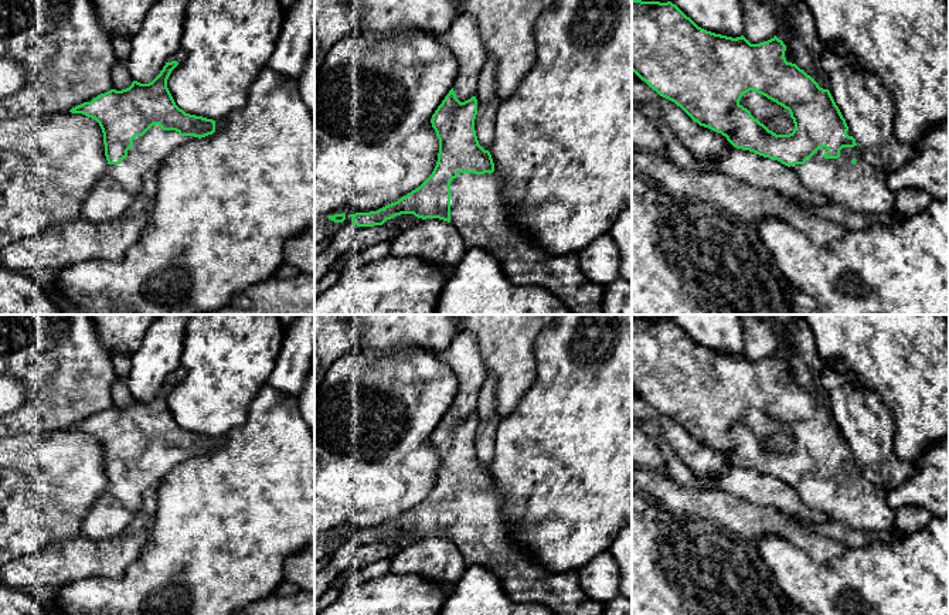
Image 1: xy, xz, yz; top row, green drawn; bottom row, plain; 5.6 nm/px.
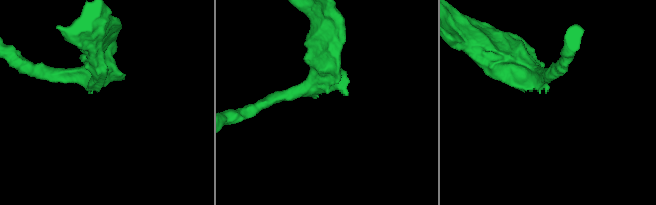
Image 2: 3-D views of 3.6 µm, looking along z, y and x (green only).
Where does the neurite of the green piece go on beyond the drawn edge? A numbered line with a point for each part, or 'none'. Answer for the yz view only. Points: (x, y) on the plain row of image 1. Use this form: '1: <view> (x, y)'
1: yz (861, 505)

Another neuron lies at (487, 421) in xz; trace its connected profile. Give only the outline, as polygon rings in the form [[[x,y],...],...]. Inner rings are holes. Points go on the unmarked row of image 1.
[[[487,377],[477,397],[477,432],[474,436],[474,448],[479,462],[484,468],[490,468],[494,456],[494,438],[500,418],[496,411],[494,378]]]

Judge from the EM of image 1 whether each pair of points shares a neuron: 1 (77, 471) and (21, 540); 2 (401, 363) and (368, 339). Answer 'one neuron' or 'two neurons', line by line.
1: one neuron
2: two neurons

